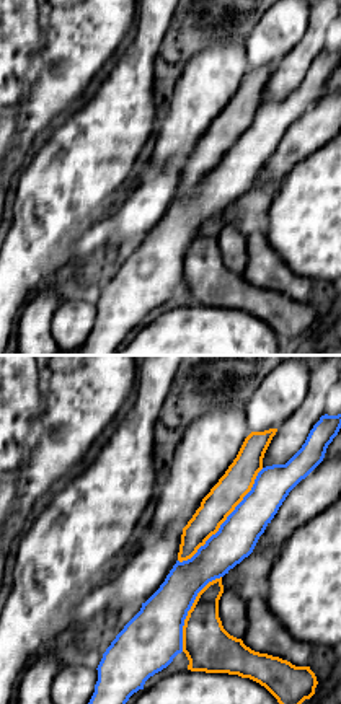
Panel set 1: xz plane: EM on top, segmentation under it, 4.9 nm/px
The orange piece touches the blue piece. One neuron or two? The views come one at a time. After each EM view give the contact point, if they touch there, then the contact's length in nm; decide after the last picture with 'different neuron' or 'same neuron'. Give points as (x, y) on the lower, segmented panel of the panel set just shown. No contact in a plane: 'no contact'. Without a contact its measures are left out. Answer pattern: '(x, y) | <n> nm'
(225, 519) | 650 nm

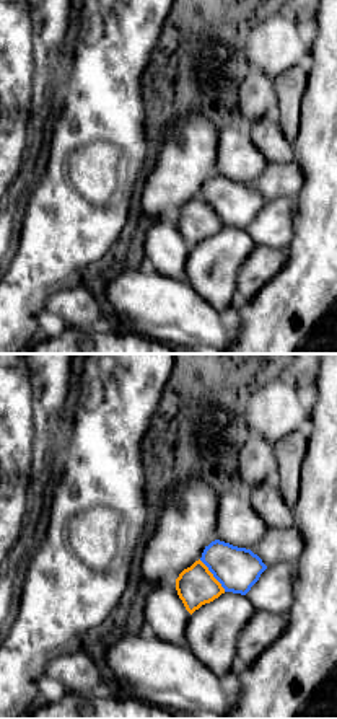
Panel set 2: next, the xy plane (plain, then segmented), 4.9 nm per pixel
(212, 576) | 200 nm

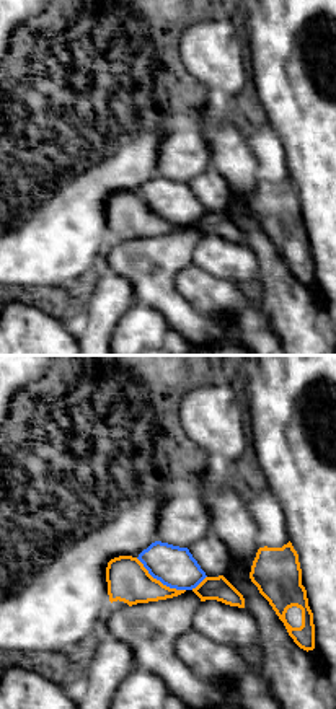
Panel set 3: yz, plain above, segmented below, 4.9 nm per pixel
(159, 581) | 300 nm

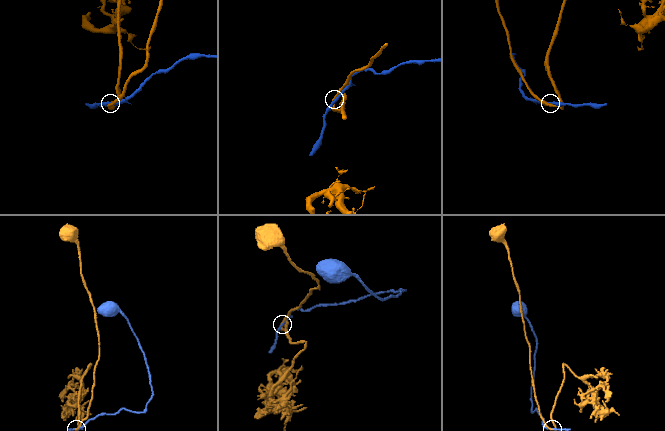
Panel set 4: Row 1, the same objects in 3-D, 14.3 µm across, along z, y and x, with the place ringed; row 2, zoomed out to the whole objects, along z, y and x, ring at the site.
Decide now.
different neuron

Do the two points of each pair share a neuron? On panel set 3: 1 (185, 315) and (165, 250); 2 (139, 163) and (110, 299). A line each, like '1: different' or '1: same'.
1: same
2: different

